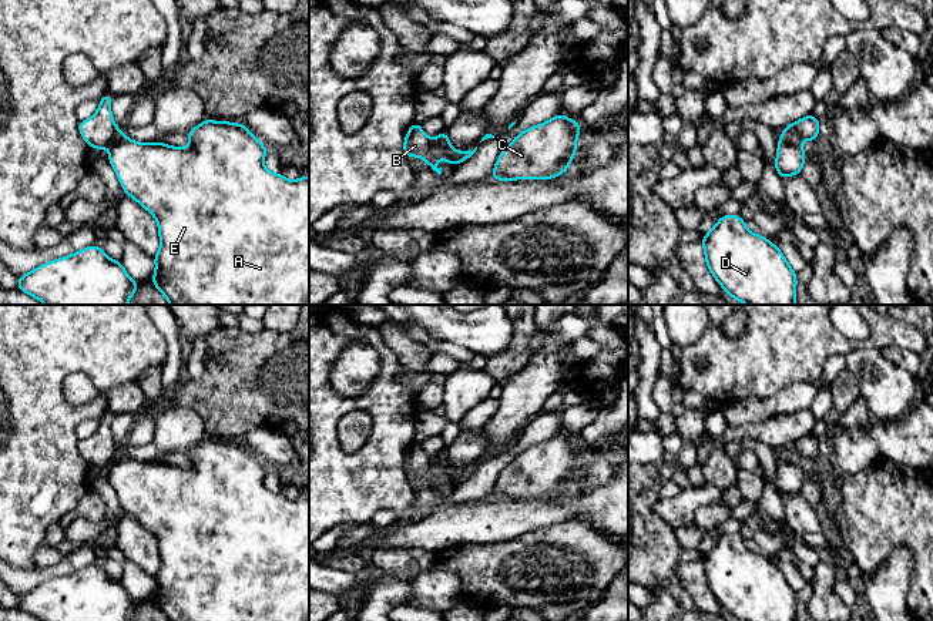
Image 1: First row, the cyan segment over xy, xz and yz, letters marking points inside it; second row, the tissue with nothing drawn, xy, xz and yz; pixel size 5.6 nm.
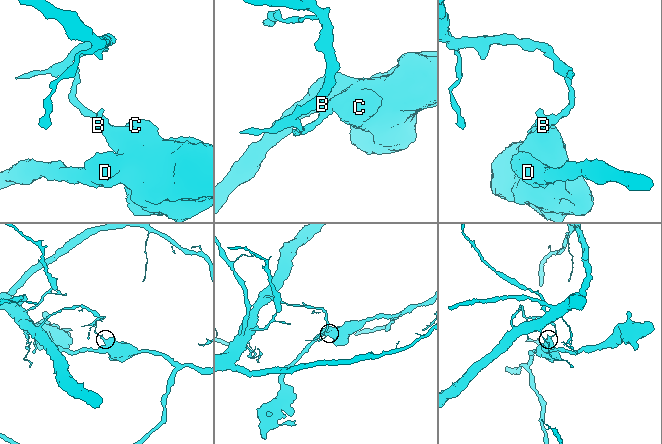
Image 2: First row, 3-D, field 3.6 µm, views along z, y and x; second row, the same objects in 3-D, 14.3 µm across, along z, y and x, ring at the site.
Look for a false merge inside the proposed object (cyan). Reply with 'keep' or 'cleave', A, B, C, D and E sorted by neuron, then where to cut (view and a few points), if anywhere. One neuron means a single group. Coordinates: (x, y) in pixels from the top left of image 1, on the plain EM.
cleave; groups A C D E / B; cut xz (432, 459), (439, 476)

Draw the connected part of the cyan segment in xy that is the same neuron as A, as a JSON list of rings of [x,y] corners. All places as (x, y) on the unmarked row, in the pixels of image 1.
[[[204,439],[187,452],[187,467],[171,466],[161,460],[144,463],[121,453],[111,464],[108,480],[117,491],[127,514],[145,527],[158,541],[160,568],[154,574],[155,593],[150,598],[168,621],[309,621],[309,497],[295,500],[273,493],[264,484],[268,469],[244,444],[226,440]]]

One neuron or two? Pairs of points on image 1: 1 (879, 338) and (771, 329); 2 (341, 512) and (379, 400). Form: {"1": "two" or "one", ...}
{"1": "one", "2": "one"}

